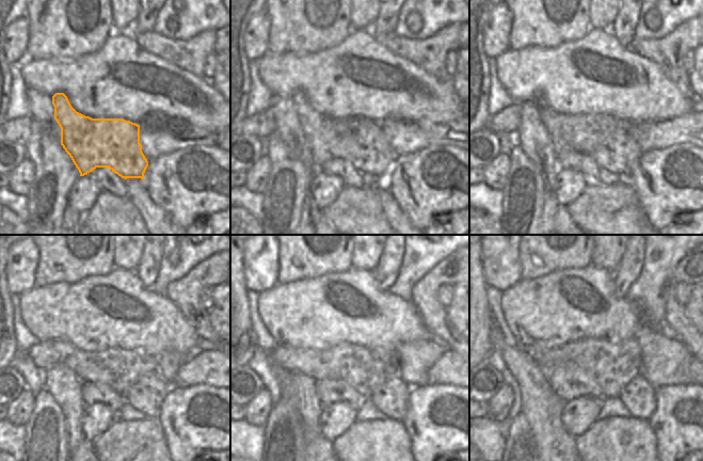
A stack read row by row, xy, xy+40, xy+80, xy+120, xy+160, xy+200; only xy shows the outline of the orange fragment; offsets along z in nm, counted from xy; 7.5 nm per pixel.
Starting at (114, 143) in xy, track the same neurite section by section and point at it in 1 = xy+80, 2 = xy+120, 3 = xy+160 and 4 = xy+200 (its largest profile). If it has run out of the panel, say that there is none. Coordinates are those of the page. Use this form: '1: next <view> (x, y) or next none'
1: next xy+80 (587, 136)
2: next xy+120 (112, 374)
3: next xy+160 (352, 371)
4: next xy+200 (594, 366)

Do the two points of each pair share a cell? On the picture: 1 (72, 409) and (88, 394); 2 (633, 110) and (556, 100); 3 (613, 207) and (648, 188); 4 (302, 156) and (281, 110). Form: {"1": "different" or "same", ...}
{"1": "different", "2": "same", "3": "different", "4": "same"}

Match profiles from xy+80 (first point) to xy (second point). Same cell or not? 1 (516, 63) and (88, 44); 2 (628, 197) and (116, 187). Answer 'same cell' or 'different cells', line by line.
1: different cells
2: different cells

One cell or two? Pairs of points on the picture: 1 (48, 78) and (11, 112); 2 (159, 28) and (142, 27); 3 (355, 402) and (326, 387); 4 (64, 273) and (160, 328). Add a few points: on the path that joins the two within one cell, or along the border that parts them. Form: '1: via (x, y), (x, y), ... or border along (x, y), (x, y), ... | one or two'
1: border along (19, 63), (19, 74), (27, 88) | two
2: border along (159, 11), (152, 30) | two
3: via (348, 395), (339, 395), (334, 391) | one
4: border along (101, 275), (88, 275), (72, 283), (52, 284) | two

